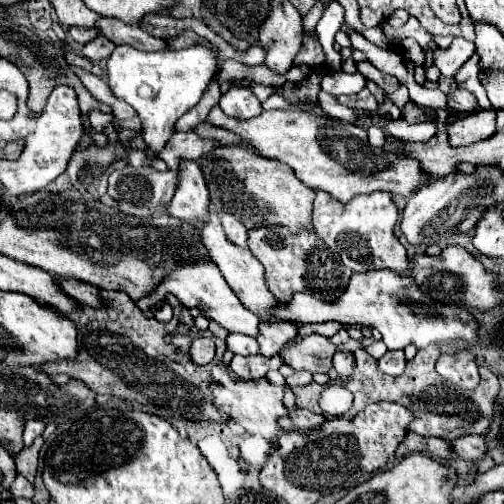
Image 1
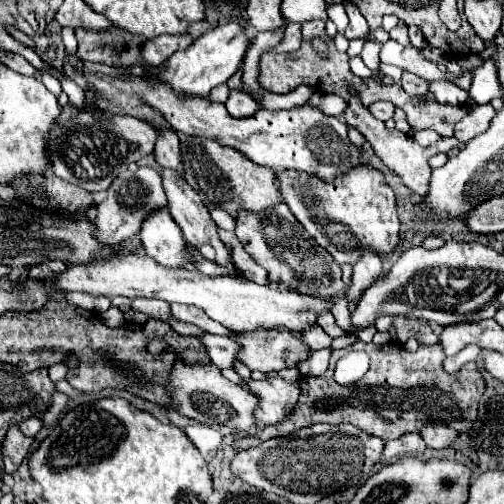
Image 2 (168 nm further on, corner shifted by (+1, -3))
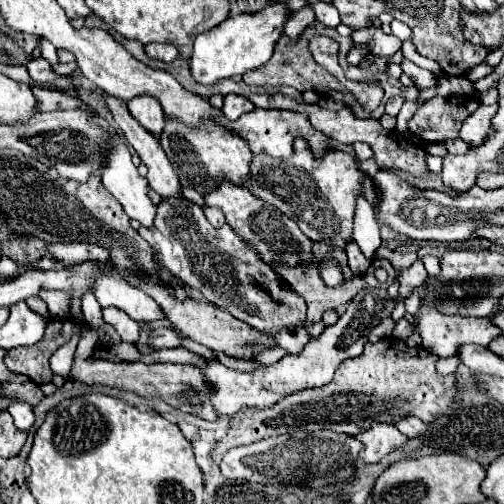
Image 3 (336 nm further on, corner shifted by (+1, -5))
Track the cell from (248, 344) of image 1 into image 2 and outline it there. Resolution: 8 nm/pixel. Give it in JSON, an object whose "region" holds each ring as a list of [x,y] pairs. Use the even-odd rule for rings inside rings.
{"region":[[[203,335],[201,341],[205,343],[213,365],[219,365],[221,369],[225,369],[225,367],[233,367],[233,363],[239,361],[235,353],[239,353],[241,345],[235,339],[227,335]]]}

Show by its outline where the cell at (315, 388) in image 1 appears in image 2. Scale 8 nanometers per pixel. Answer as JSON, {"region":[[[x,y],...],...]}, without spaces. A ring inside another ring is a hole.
{"region":[[[357,341],[353,349],[365,349],[365,353],[371,357],[371,367],[361,381],[349,387],[341,387],[333,379],[333,367],[341,357],[341,351],[333,351],[325,377],[303,379],[295,411],[283,423],[267,427],[259,437],[251,437],[249,441],[255,443],[271,437],[283,437],[313,423],[351,423],[369,435],[389,441],[399,439],[403,433],[419,431],[427,425],[445,425],[463,433],[477,421],[477,407],[485,389],[483,375],[475,363],[465,365],[455,377],[445,373],[441,365],[445,359],[441,343],[421,345],[415,353],[409,353],[403,347],[399,349],[399,343],[373,345]],[[381,415],[387,415],[391,423],[381,421]]]}

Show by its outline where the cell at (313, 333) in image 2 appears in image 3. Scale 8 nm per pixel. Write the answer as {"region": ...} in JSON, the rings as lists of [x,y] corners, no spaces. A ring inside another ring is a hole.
{"region":[[[185,197],[163,199],[153,229],[141,229],[139,233],[159,255],[159,263],[165,271],[175,275],[185,287],[199,291],[209,303],[227,309],[233,317],[257,331],[271,333],[299,323],[307,325],[311,337],[319,337],[325,331],[327,325],[323,321],[307,321],[305,301],[283,285],[281,277],[259,259],[255,247],[243,241],[229,225],[223,225],[221,229],[213,227],[197,203]]]}

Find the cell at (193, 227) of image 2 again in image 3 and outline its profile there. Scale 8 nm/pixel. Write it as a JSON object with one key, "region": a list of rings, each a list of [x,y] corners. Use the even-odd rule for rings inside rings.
{"region":[[[103,93],[105,105],[109,107],[119,131],[125,135],[129,145],[137,151],[141,161],[147,165],[147,181],[149,185],[161,195],[161,197],[179,197],[181,195],[181,183],[175,175],[165,151],[159,145],[159,139],[155,139],[145,127],[141,127],[133,115],[127,111],[127,101],[115,99],[113,95]]]}

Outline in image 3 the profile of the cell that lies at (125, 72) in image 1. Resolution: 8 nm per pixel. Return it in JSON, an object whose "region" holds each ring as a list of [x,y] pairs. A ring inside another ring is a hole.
{"region":[[[269,1],[263,11],[257,13],[239,13],[225,19],[215,29],[197,35],[195,51],[191,57],[191,73],[203,85],[213,85],[219,79],[227,79],[231,75],[243,75],[245,71],[257,69],[265,65],[275,49],[277,39],[283,35],[283,23],[289,19],[291,9],[287,3]]]}

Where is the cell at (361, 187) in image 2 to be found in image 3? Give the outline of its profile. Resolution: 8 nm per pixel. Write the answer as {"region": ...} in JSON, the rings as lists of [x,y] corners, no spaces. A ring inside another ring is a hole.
{"region":[[[295,139],[293,155],[287,159],[271,159],[269,155],[253,155],[247,187],[257,199],[271,203],[283,215],[293,219],[311,241],[345,247],[353,237],[355,197],[361,193],[367,175],[363,175],[353,157],[331,147],[323,157],[315,157],[305,139]]]}

